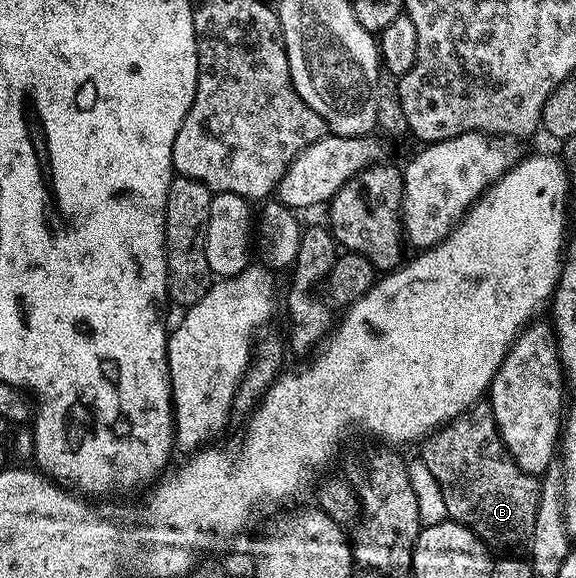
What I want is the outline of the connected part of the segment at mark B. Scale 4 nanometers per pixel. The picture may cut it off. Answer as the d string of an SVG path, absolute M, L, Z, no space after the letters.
M478 403L442 425L421 447L420 460L425 461L433 481L439 483L448 520L465 525L489 547L524 546L528 542L531 527L535 527L541 483L513 461L488 404Z

